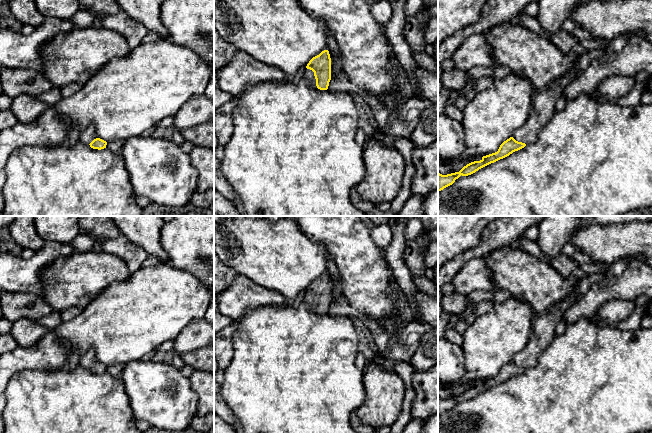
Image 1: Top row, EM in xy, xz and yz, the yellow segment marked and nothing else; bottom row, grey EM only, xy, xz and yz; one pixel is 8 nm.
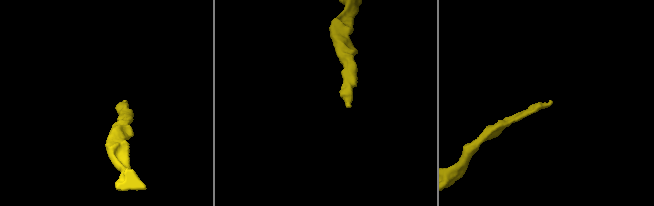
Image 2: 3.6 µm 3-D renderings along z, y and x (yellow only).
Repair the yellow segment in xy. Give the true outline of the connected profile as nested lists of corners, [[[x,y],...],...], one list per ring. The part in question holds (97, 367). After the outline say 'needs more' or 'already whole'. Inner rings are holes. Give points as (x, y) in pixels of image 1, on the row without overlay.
[[[92,349],[80,356],[79,365],[83,368],[89,369],[93,373],[98,374],[106,372],[107,369],[106,365],[97,361],[96,353]]] | needs more

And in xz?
[[[328,274],[322,275],[309,285],[304,301],[313,311],[328,313],[331,304],[331,282]]] | needs more

